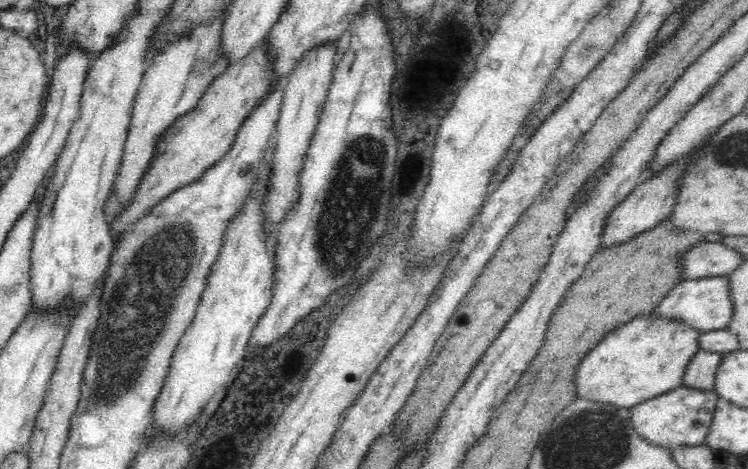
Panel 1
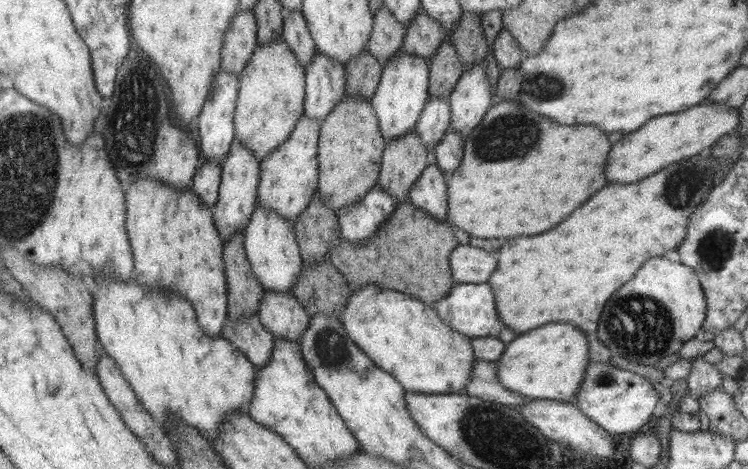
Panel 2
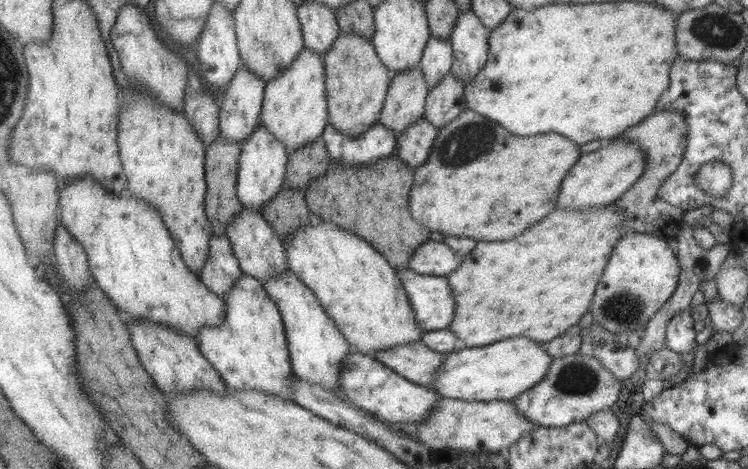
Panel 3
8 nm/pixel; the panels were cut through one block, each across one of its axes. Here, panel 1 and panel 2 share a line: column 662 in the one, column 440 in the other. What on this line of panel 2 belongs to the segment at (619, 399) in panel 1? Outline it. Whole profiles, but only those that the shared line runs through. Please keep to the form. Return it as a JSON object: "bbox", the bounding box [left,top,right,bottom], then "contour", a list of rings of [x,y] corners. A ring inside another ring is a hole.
{"bbox":[337,286,475,394],"contour":[[[361,286],[359,290],[352,291],[337,320],[349,340],[354,342],[372,363],[392,374],[405,391],[429,394],[464,393],[464,386],[469,380],[471,366],[475,360],[471,353],[471,338],[449,328],[429,305],[403,292],[385,290],[379,286]]]}

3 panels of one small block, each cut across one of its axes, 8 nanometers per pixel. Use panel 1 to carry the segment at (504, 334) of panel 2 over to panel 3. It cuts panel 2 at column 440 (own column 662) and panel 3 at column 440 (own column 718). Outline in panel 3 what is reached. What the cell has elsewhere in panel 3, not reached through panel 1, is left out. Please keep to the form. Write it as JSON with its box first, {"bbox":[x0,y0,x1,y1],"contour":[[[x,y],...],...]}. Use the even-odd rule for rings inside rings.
{"bbox":[396,267,455,331],"contour":[[[407,267],[396,268],[397,278],[423,331],[449,329],[455,314],[455,301],[447,277],[417,274]]]}

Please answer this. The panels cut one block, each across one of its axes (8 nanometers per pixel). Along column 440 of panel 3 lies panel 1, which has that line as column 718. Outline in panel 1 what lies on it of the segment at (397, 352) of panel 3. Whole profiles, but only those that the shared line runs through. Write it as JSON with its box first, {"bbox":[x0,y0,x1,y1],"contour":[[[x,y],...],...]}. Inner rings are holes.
{"bbox":[682,351,724,391],"contour":[[[697,351],[687,370],[684,371],[685,374],[682,374],[682,386],[702,391],[712,391],[714,374],[716,374],[719,363],[724,356],[724,353]]]}

